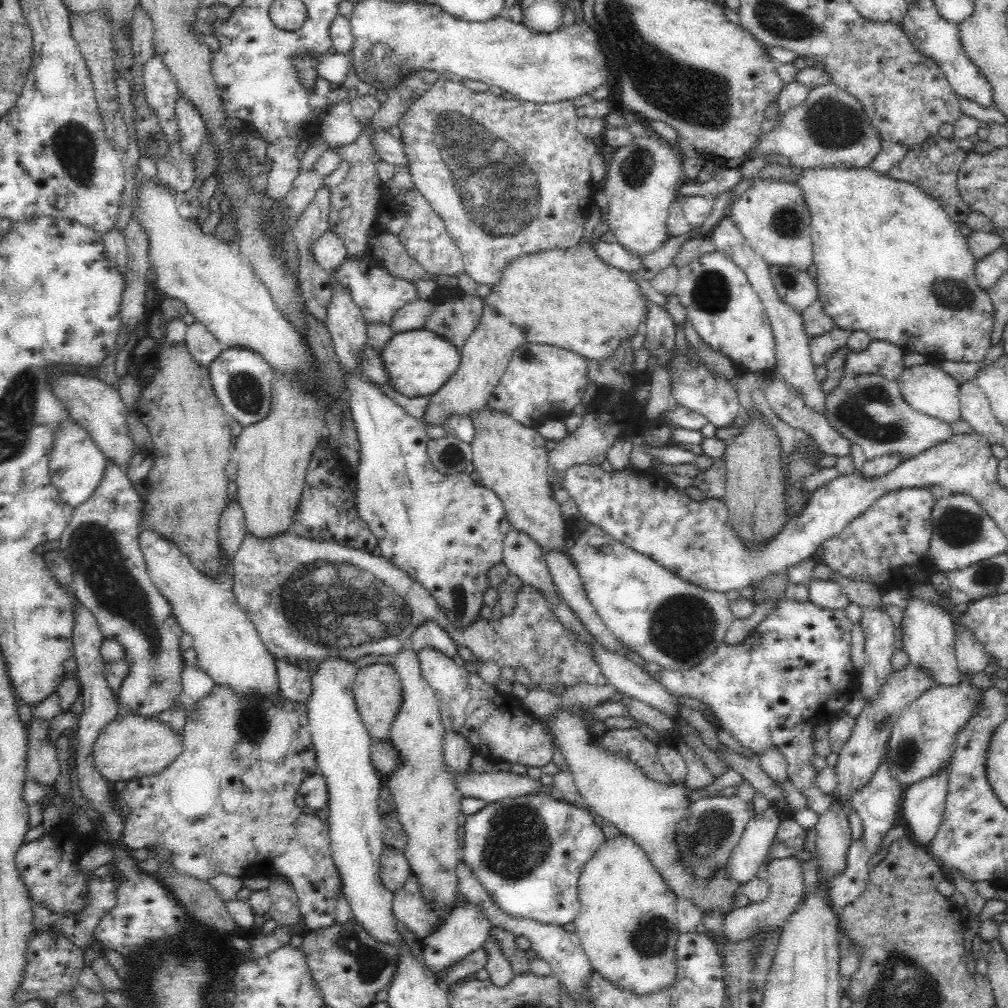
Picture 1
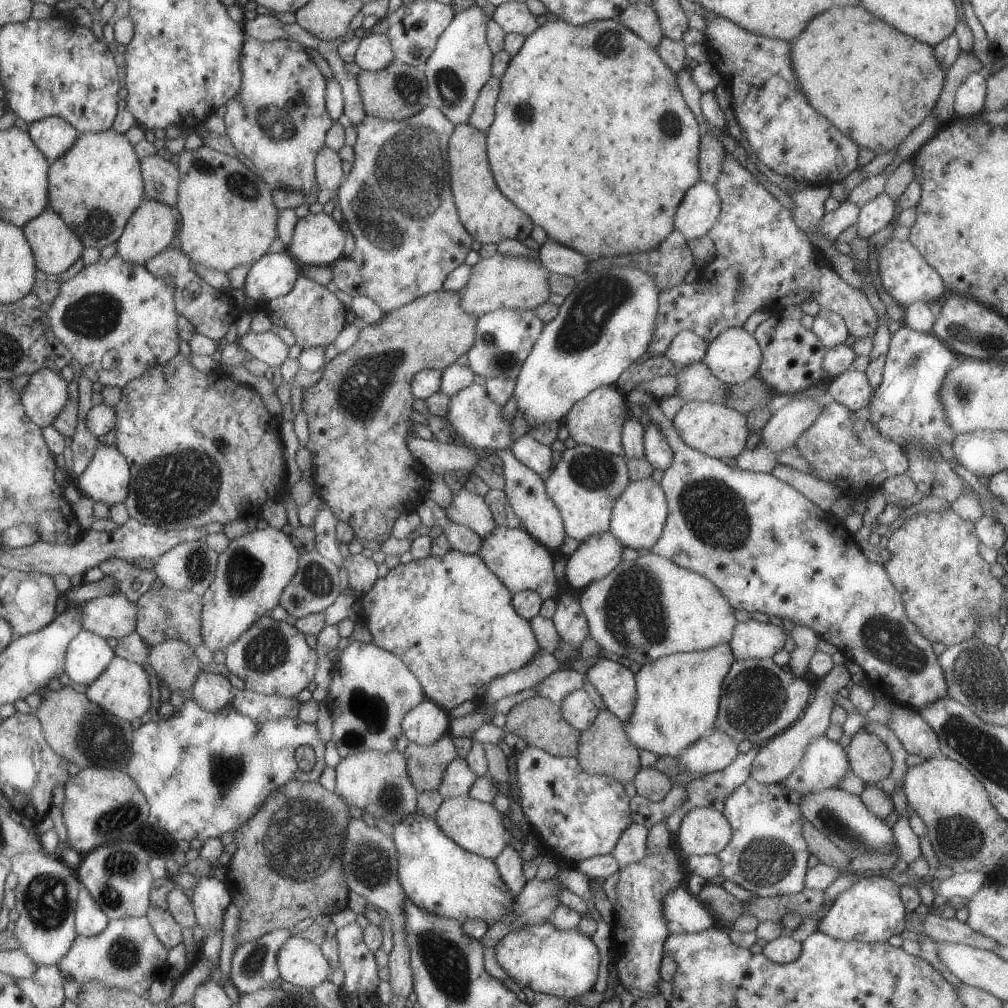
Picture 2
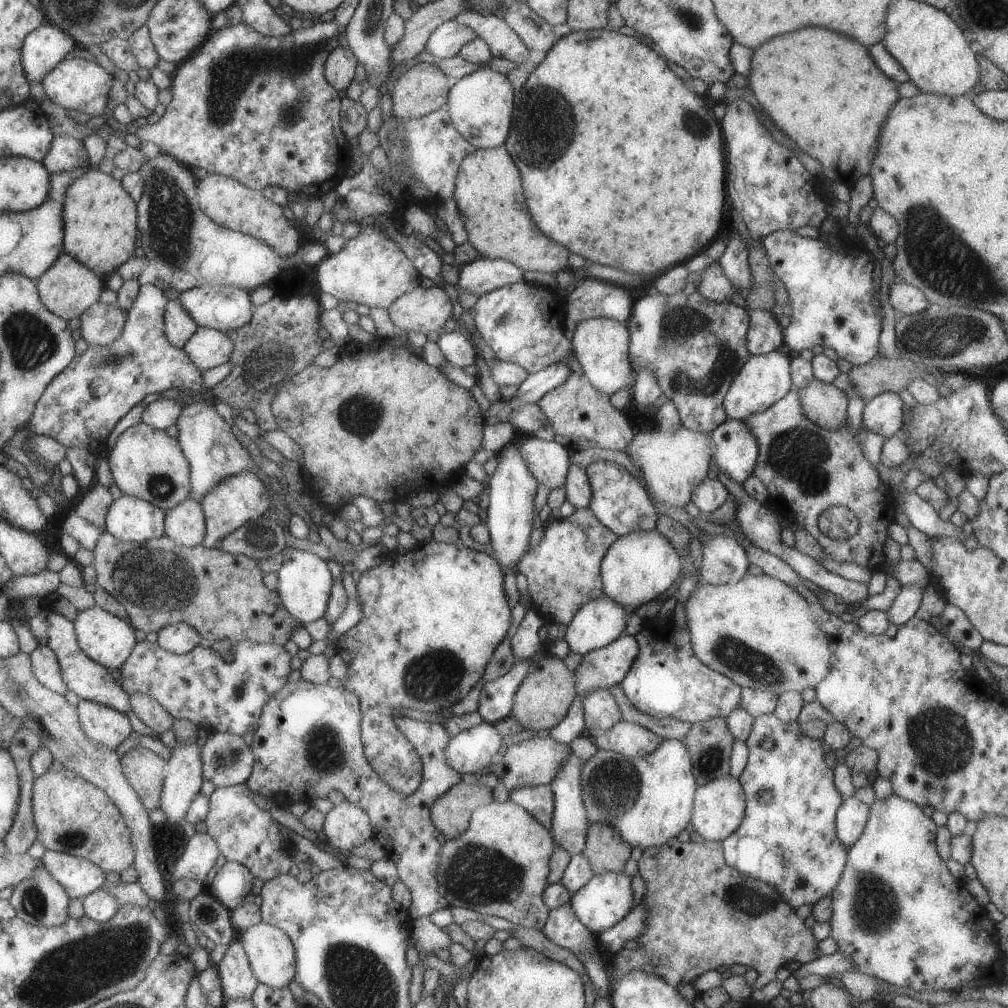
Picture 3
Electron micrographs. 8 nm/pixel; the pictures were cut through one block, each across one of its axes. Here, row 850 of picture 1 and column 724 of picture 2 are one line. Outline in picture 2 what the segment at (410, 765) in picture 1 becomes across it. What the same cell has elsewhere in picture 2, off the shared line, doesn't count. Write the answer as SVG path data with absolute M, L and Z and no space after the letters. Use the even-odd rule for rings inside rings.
M683 402L672 423L681 440L689 445L689 448L716 459L735 458L749 434L745 414L729 408L725 403Z

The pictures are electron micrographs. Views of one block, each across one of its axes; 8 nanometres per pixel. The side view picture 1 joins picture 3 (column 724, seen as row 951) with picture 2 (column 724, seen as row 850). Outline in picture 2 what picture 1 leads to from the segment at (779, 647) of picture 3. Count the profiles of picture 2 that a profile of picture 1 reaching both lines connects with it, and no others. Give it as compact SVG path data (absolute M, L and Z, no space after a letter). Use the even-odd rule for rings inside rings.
M651 552L641 555L634 560L619 562L607 576L601 577L599 580L595 579L591 584L588 584L587 588L579 592L577 597L588 624L589 638L598 644L600 650L603 651L605 655L626 663L637 662L637 664L644 665L659 657L666 657L667 655L677 653L702 651L716 647L721 643L728 643L731 640L733 629L738 623L733 615L734 608L727 602L727 599L721 594L721 591L719 591L710 580L707 580L707 578L696 572L672 563L665 557Z

